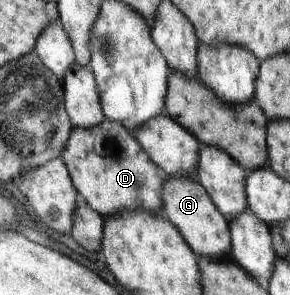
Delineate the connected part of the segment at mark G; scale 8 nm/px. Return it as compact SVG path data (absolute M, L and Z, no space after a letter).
M167 176L162 198L164 198L164 206L162 206L164 215L173 221L198 256L222 258L228 254L233 244L230 244L231 232L228 232L226 218L217 209L206 189L194 177Z

